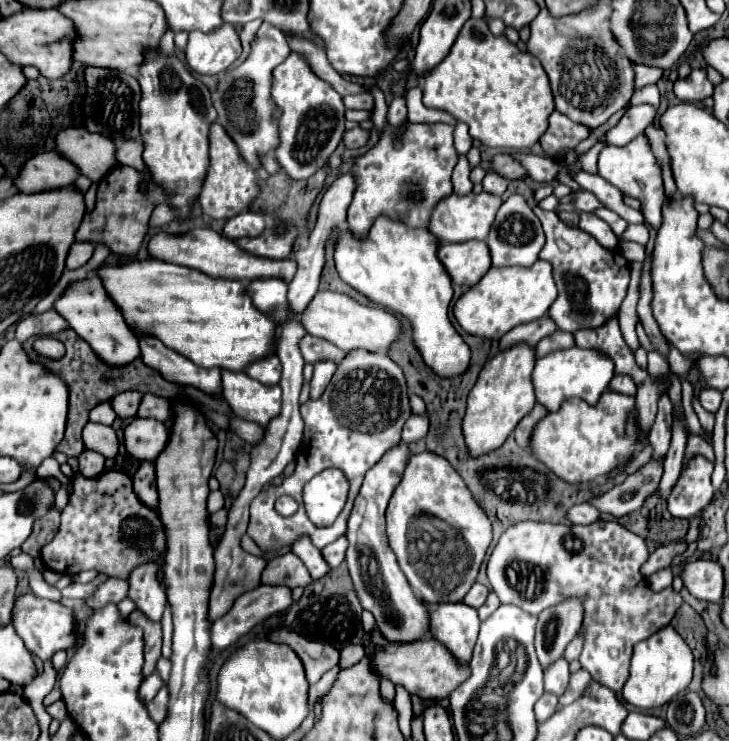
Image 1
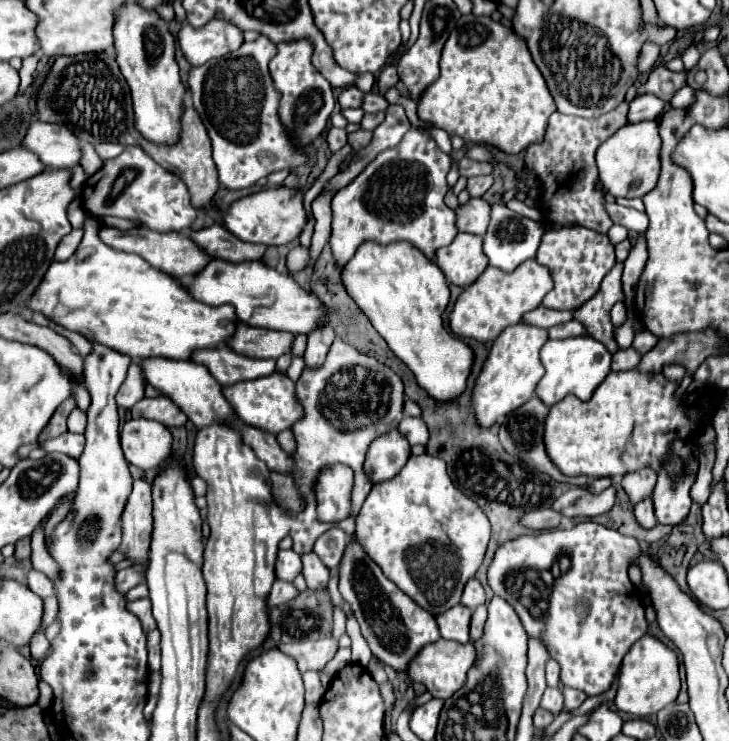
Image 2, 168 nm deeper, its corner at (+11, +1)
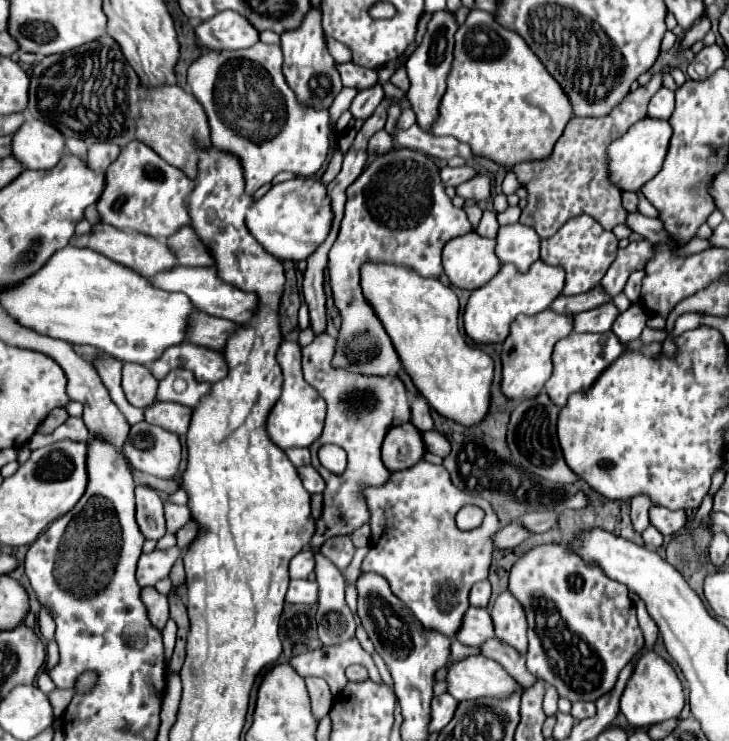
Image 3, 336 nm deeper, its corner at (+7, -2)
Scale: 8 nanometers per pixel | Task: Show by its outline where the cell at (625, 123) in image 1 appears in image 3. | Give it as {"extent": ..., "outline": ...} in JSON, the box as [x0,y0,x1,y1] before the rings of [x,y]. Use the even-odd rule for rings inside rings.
{"extent":[647,89,675,119],"outline":[[[661,89],[659,93],[655,93],[655,97],[649,101],[649,109],[647,109],[647,117],[651,119],[669,119],[675,107],[675,95],[669,89]]]}

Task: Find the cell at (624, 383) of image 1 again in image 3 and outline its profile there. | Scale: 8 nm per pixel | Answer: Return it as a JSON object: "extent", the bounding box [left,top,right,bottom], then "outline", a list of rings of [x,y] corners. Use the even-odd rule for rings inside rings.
{"extent":[641,327,665,345],"outline":[[[645,327],[643,329],[643,333],[641,333],[641,343],[643,345],[649,345],[649,343],[653,343],[653,341],[659,341],[659,343],[663,343],[665,341],[665,331],[653,331],[653,329],[649,329],[649,327]]]}

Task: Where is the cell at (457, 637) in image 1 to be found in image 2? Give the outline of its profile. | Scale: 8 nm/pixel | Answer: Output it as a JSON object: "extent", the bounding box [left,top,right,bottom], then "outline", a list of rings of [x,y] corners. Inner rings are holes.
{"extent":[437,604,471,644],"outline":[[[463,604],[447,610],[445,614],[437,616],[441,638],[445,640],[457,640],[461,644],[469,642],[469,622],[471,622],[471,610]]]}

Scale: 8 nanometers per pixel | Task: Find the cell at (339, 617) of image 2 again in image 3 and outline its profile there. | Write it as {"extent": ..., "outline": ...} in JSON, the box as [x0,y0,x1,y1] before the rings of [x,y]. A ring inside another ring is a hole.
{"extent":[343,547,369,584],"outline":[[[362,547],[356,549],[350,565],[343,571],[343,576],[347,584],[353,584],[359,577],[361,571],[361,564],[369,551],[369,547]]]}

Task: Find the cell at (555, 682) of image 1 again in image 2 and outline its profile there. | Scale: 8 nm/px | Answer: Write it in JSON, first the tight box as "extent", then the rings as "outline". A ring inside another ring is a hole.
{"extent":[541,688,563,716],"outline":[[[547,688],[541,700],[541,708],[549,710],[553,716],[561,714],[563,710],[563,694],[559,692],[559,688]]]}

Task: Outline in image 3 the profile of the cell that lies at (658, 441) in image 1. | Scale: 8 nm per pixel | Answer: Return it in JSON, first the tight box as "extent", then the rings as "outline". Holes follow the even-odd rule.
{"extent":[631,493,651,533],"outline":[[[641,493],[641,495],[635,495],[631,499],[631,521],[633,521],[633,527],[635,531],[643,533],[643,529],[649,525],[649,507],[651,507],[651,499]]]}

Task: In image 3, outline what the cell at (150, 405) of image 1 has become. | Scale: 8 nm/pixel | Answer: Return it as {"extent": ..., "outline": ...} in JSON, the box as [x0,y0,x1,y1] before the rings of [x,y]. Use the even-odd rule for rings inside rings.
{"extent":[145,403,193,435],"outline":[[[153,403],[145,409],[145,421],[151,425],[161,425],[175,435],[185,435],[191,423],[191,413],[193,411],[189,407],[179,403]]]}

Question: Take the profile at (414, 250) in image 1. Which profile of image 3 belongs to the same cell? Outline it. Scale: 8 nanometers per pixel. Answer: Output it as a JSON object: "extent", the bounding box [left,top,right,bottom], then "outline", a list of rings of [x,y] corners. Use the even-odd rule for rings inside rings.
{"extent":[361,263,493,427],"outline":[[[365,263],[361,267],[361,289],[391,335],[405,371],[429,405],[439,415],[461,425],[469,427],[479,423],[489,409],[493,359],[477,347],[471,349],[459,335],[457,295],[439,279],[425,279],[411,267],[387,263]]]}

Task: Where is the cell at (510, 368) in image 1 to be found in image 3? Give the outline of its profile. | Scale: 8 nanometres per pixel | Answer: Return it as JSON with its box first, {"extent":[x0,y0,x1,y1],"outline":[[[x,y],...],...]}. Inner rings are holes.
{"extent":[501,311,573,401],"outline":[[[541,311],[537,315],[517,315],[511,323],[509,337],[503,341],[501,349],[501,363],[503,363],[503,379],[501,379],[501,393],[507,399],[525,401],[533,399],[543,391],[545,381],[551,377],[551,351],[553,345],[567,337],[573,331],[573,317],[571,315],[557,315],[553,311]]]}

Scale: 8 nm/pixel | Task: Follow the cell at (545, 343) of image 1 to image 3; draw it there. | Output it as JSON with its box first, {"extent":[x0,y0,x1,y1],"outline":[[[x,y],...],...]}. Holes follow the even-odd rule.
{"extent":[573,303,619,333],"outline":[[[605,303],[585,313],[577,313],[573,317],[573,331],[575,333],[605,333],[611,329],[615,317],[619,315],[613,303]]]}

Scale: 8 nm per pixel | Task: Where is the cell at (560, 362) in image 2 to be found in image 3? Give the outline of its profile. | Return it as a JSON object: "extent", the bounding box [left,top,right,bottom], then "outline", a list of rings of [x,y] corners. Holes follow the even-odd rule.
{"extent":[545,331,623,407],"outline":[[[605,331],[597,335],[571,333],[569,337],[561,339],[553,349],[553,373],[545,383],[545,391],[549,399],[553,399],[557,407],[563,407],[571,393],[585,393],[589,387],[593,387],[595,379],[599,379],[599,375],[607,367],[611,367],[613,361],[619,359],[621,353],[623,353],[623,345],[613,335],[613,331]]]}

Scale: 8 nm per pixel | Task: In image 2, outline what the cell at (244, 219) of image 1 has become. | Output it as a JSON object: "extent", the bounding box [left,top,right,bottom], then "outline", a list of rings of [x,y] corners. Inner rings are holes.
{"extent":[225,186,309,246],"outline":[[[287,186],[265,188],[261,192],[249,194],[231,204],[225,216],[225,228],[245,242],[255,242],[265,246],[285,246],[301,236],[309,220],[309,212],[303,206],[303,196],[305,192]]]}

